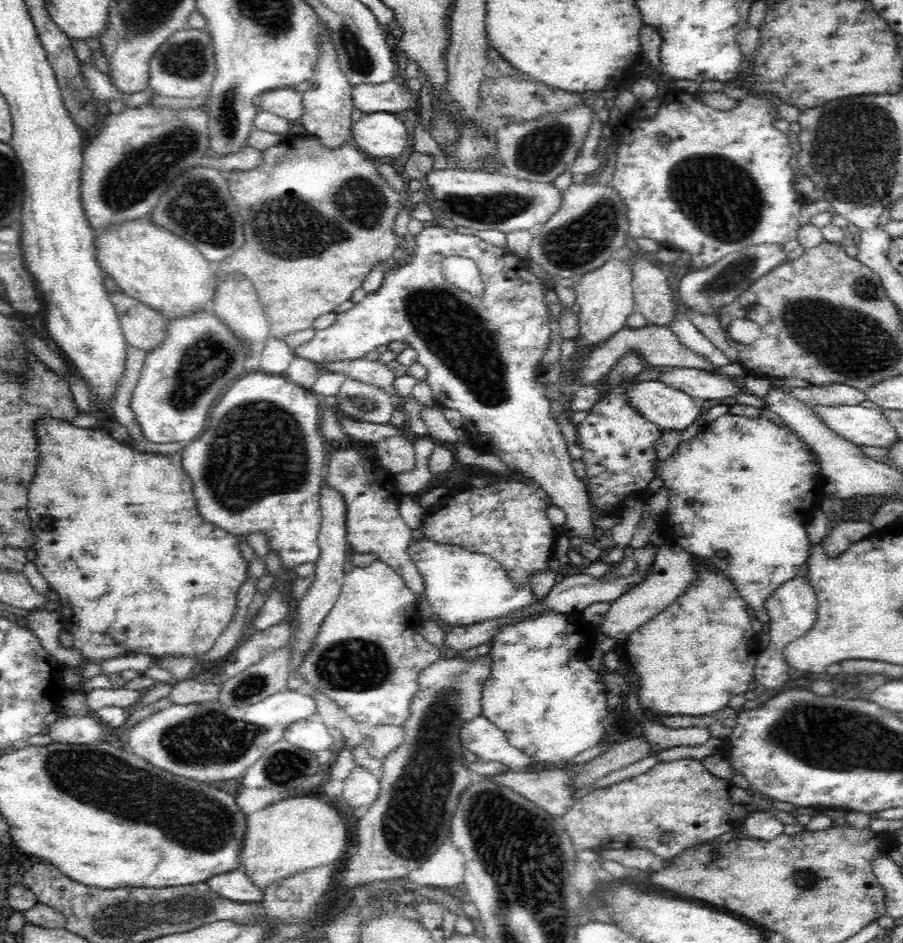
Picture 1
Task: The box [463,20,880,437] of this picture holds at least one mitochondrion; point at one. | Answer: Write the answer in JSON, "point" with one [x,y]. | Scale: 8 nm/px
{"point":[713,191]}

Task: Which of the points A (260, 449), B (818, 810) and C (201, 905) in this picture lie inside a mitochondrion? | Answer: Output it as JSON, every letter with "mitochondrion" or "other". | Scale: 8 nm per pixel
{"A":"mitochondrion","B":"other","C":"mitochondrion"}

